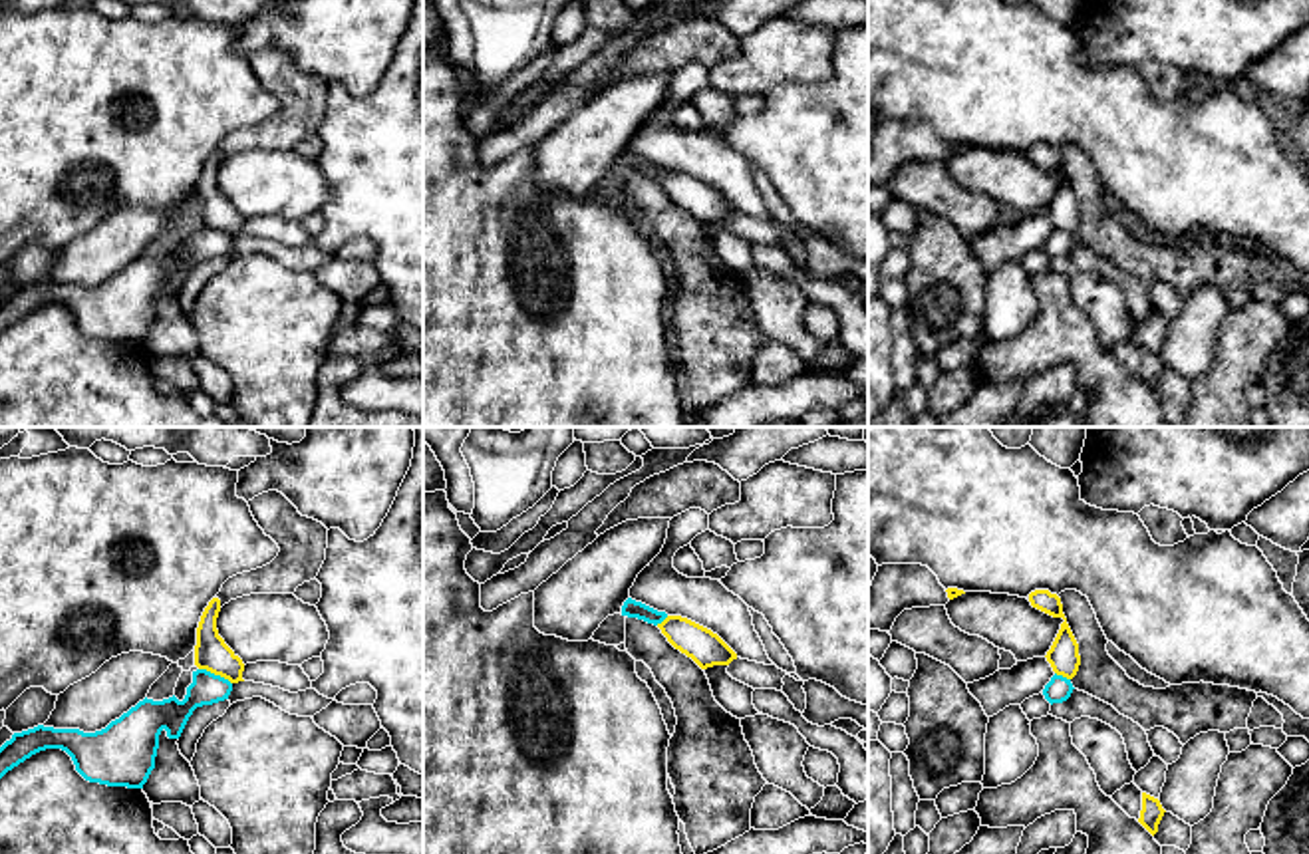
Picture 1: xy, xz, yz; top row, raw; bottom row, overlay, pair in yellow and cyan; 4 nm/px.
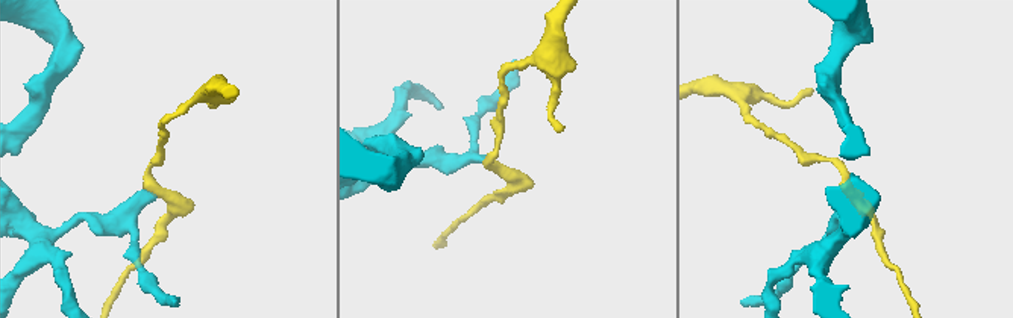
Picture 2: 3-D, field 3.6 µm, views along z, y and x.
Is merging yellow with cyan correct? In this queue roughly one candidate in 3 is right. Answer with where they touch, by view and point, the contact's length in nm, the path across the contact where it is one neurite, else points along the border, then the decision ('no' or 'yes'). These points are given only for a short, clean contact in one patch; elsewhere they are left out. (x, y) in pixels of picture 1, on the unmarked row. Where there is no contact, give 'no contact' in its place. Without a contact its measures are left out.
meets yellow in xy at (215, 229); contact 150 nm long; border along xy (199, 223), (219, 229), (231, 239); no

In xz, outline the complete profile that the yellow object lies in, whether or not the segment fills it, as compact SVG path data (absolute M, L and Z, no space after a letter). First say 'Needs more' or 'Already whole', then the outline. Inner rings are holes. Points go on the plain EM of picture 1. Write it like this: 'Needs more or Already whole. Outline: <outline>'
Already whole. Outline: M667 171L657 183L675 205L691 213L701 224L729 220L737 214L737 209L717 189L687 173Z

